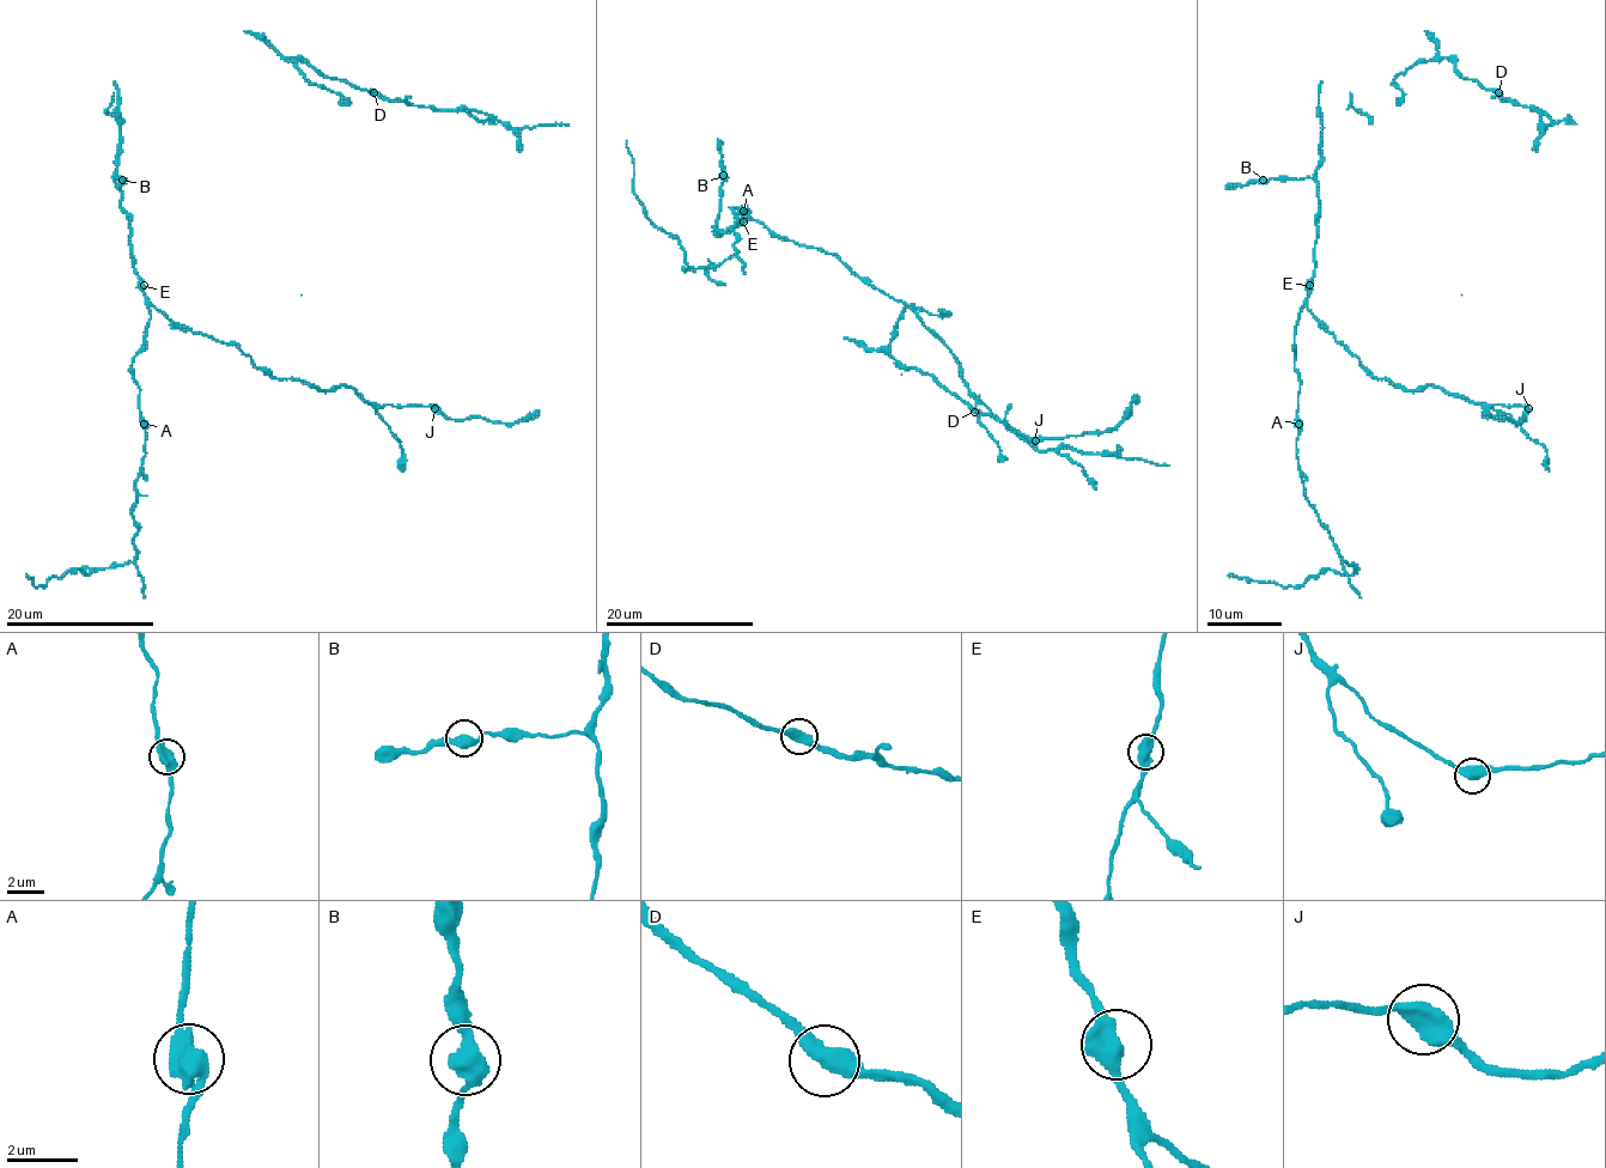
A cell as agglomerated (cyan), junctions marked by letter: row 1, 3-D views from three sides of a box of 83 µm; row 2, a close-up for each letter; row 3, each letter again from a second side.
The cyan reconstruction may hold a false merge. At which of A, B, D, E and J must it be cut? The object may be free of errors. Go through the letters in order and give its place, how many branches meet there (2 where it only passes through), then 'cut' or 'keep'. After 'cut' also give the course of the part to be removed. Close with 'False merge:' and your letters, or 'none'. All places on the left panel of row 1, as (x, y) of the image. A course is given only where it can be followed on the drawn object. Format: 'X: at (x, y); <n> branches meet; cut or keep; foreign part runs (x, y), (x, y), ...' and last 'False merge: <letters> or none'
A: at (144, 424); 2 branches meet; cut; foreign part runs (144, 423), (132, 563), (87, 576), (77, 570), (43, 586), (26, 576)
B: at (122, 180); 2 branches meet; keep
D: at (373, 92); 2 branches meet; keep
E: at (144, 285); 2 branches meet; keep
J: at (435, 408); 2 branches meet; keep
False merge: A

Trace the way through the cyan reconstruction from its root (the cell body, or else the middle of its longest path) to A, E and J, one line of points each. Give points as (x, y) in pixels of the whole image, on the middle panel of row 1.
A: (716, 229), (727, 231), (741, 224), (750, 213), (746, 207), (732, 207), (736, 213), (743, 211)
E: (716, 229), (727, 231), (743, 221)
J: (716, 229), (753, 218), (779, 237), (834, 254), (901, 299), (949, 350), (965, 385), (991, 413), (1035, 440)

